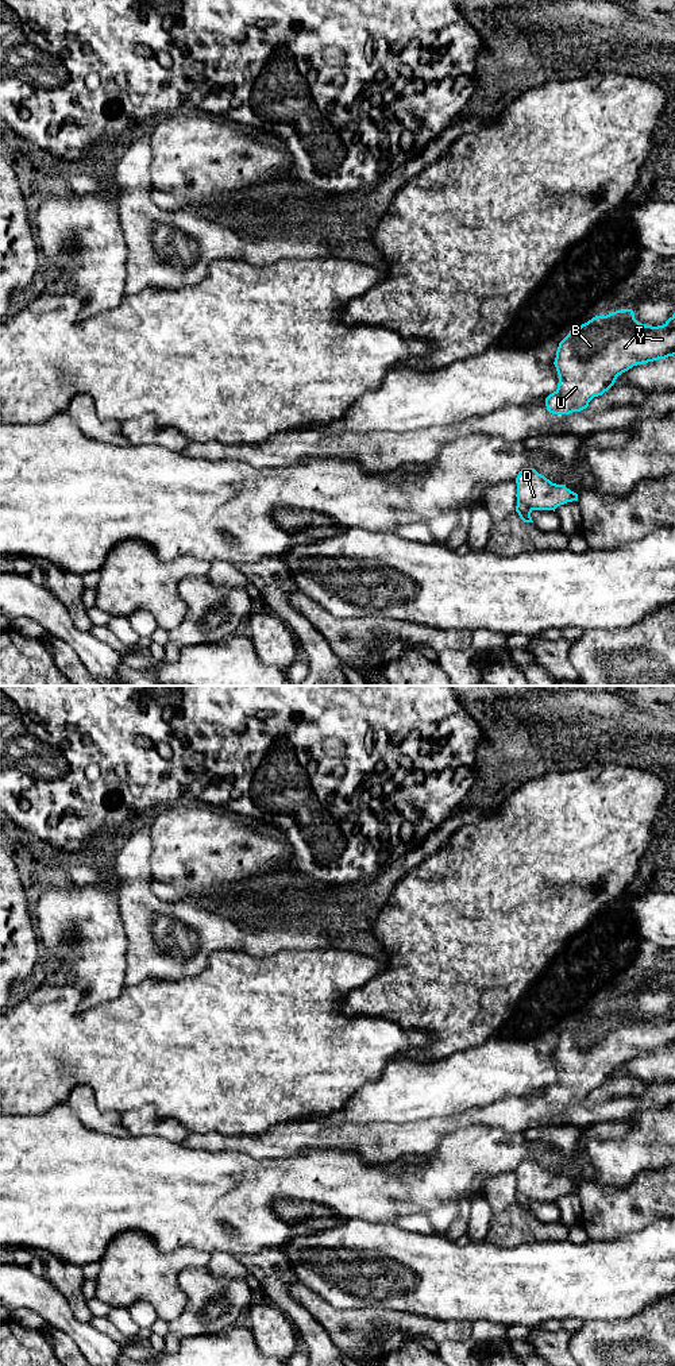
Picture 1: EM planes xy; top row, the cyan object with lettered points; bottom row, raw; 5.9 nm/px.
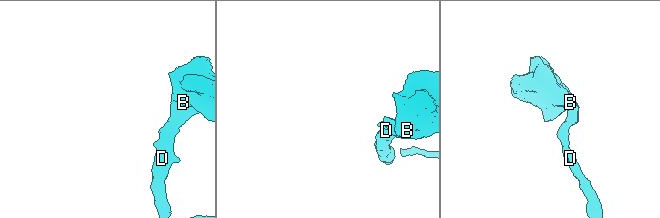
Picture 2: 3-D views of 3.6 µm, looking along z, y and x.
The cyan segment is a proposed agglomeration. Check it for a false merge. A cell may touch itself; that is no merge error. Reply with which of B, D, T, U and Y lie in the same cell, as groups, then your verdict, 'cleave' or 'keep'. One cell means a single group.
groups B D T U Y; keep

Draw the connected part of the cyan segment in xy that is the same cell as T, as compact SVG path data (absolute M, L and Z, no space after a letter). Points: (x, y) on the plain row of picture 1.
M632 1000L595 1007L559 1034L555 1058L559 1066L558 1080L545 1089L552 1105L580 1103L589 1093L608 1083L617 1068L633 1057L666 1050L675 1046L675 1004L657 1018L640 1015Z

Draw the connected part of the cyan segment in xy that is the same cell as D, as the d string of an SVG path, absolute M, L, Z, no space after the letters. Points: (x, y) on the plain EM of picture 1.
M522 1159L517 1169L516 1203L524 1213L533 1213L533 1201L554 1201L567 1193L578 1192L578 1185L556 1176L539 1165L535 1159Z

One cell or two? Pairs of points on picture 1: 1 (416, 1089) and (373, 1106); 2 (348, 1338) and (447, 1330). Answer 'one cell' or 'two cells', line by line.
1: one cell
2: one cell

